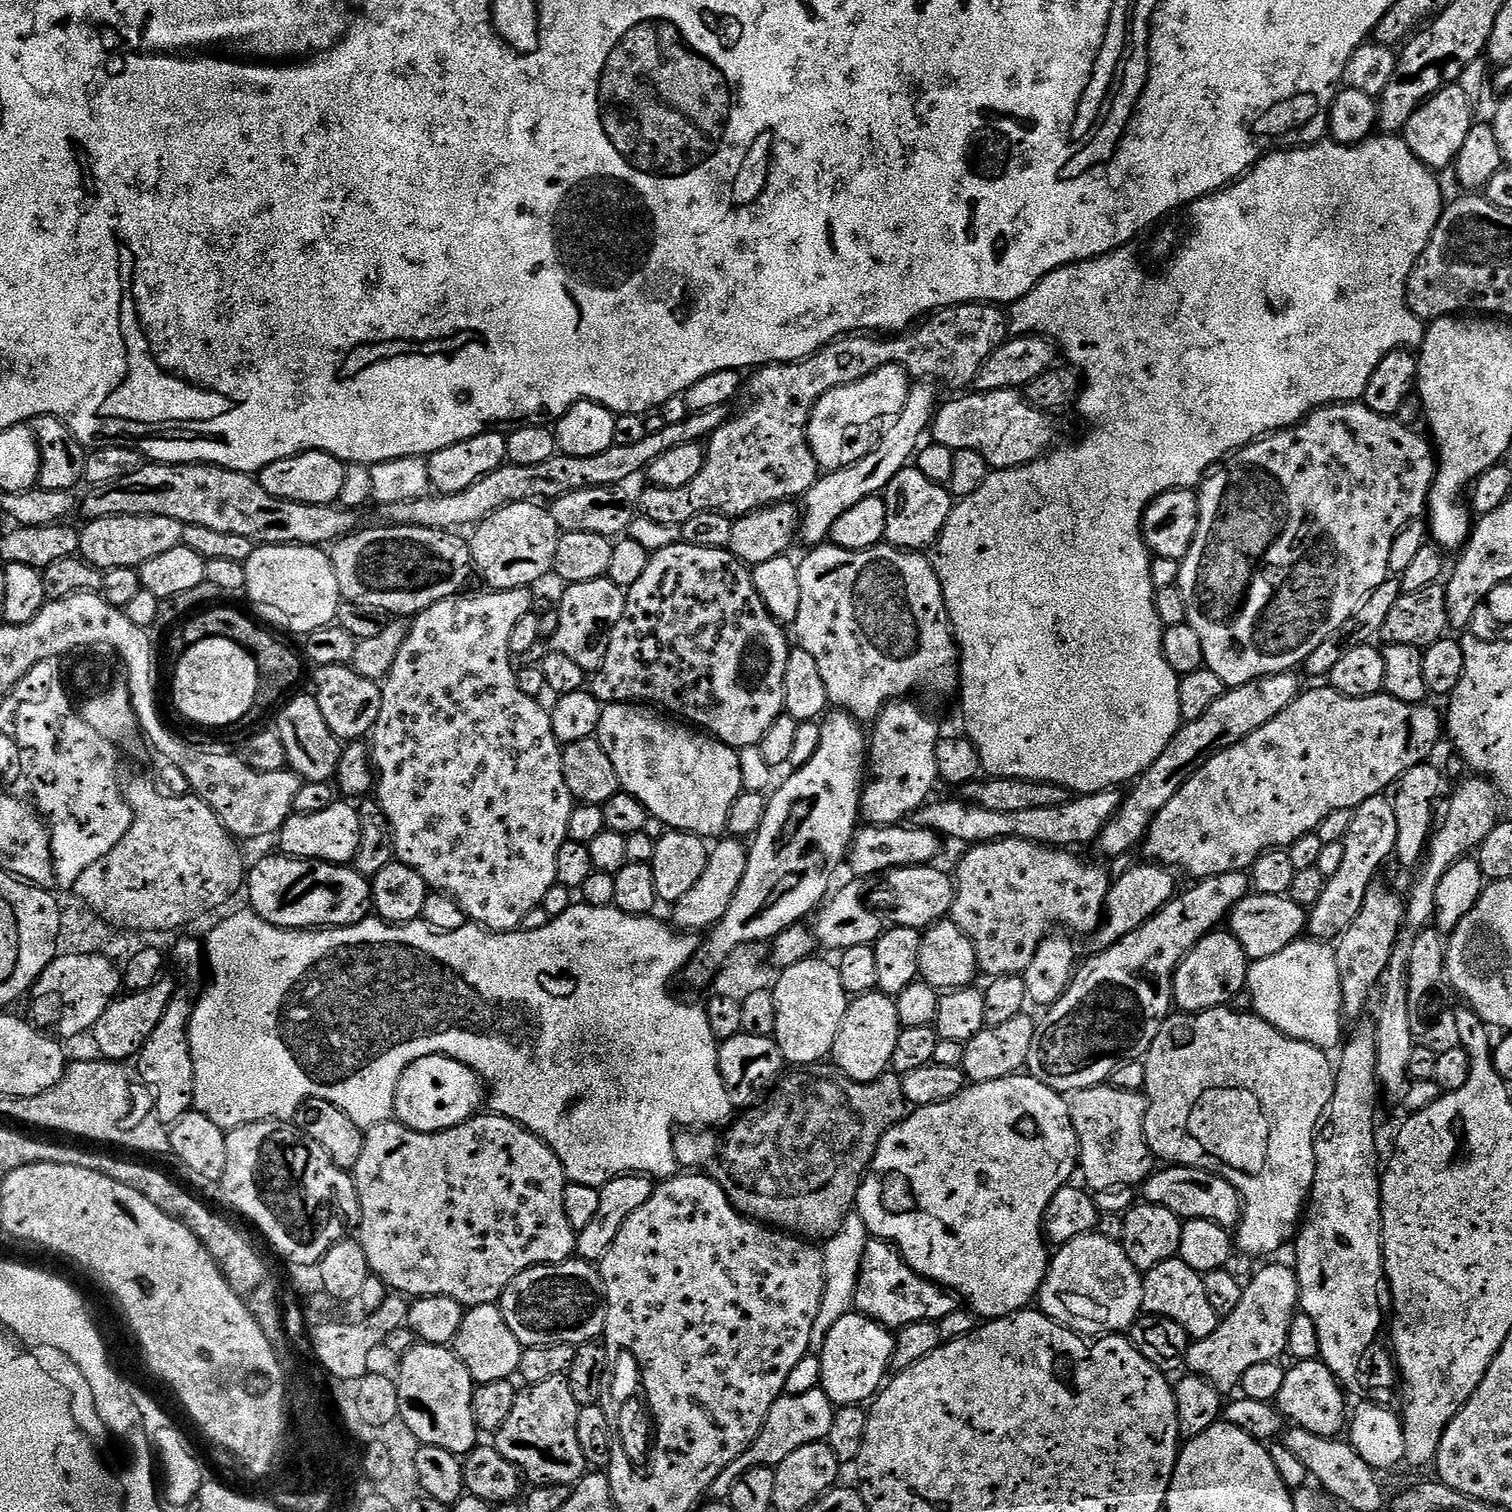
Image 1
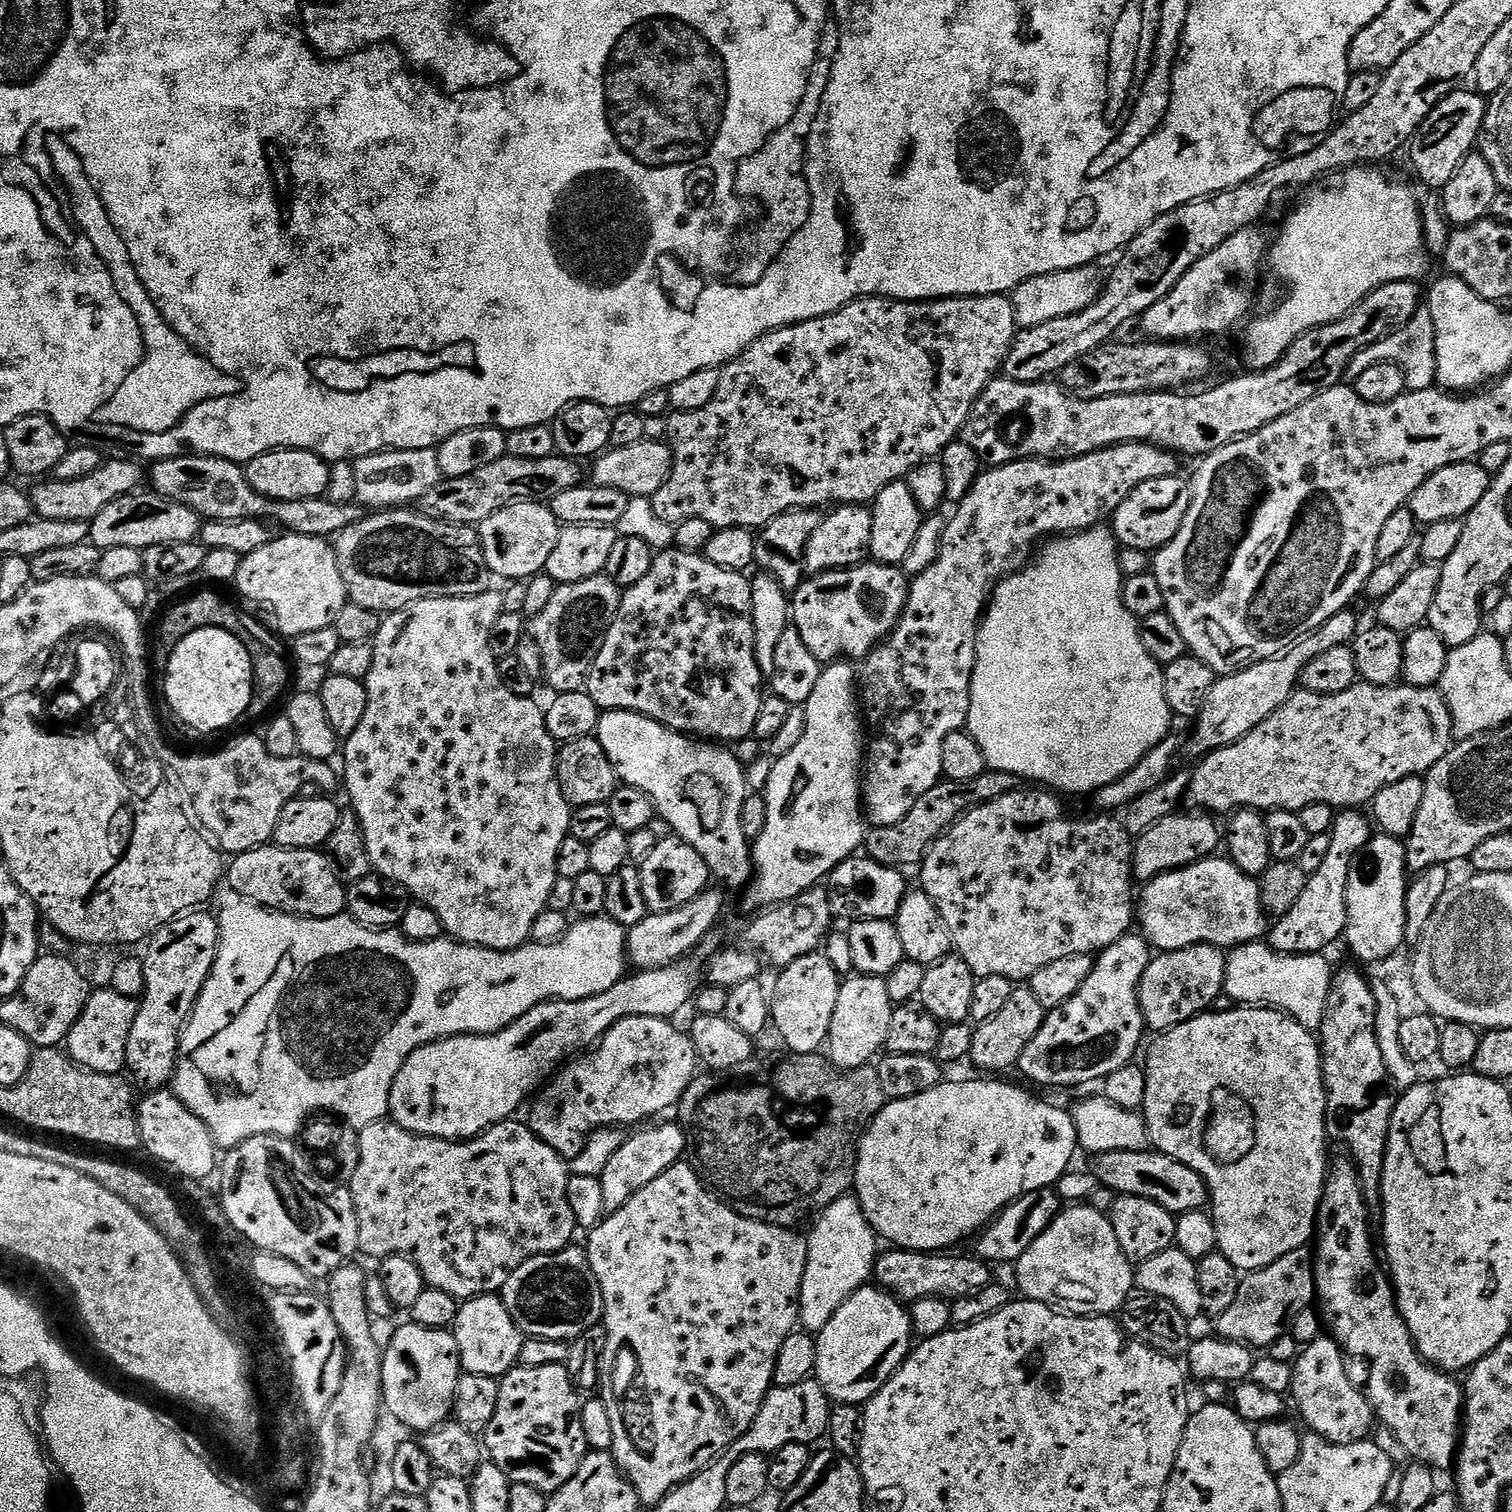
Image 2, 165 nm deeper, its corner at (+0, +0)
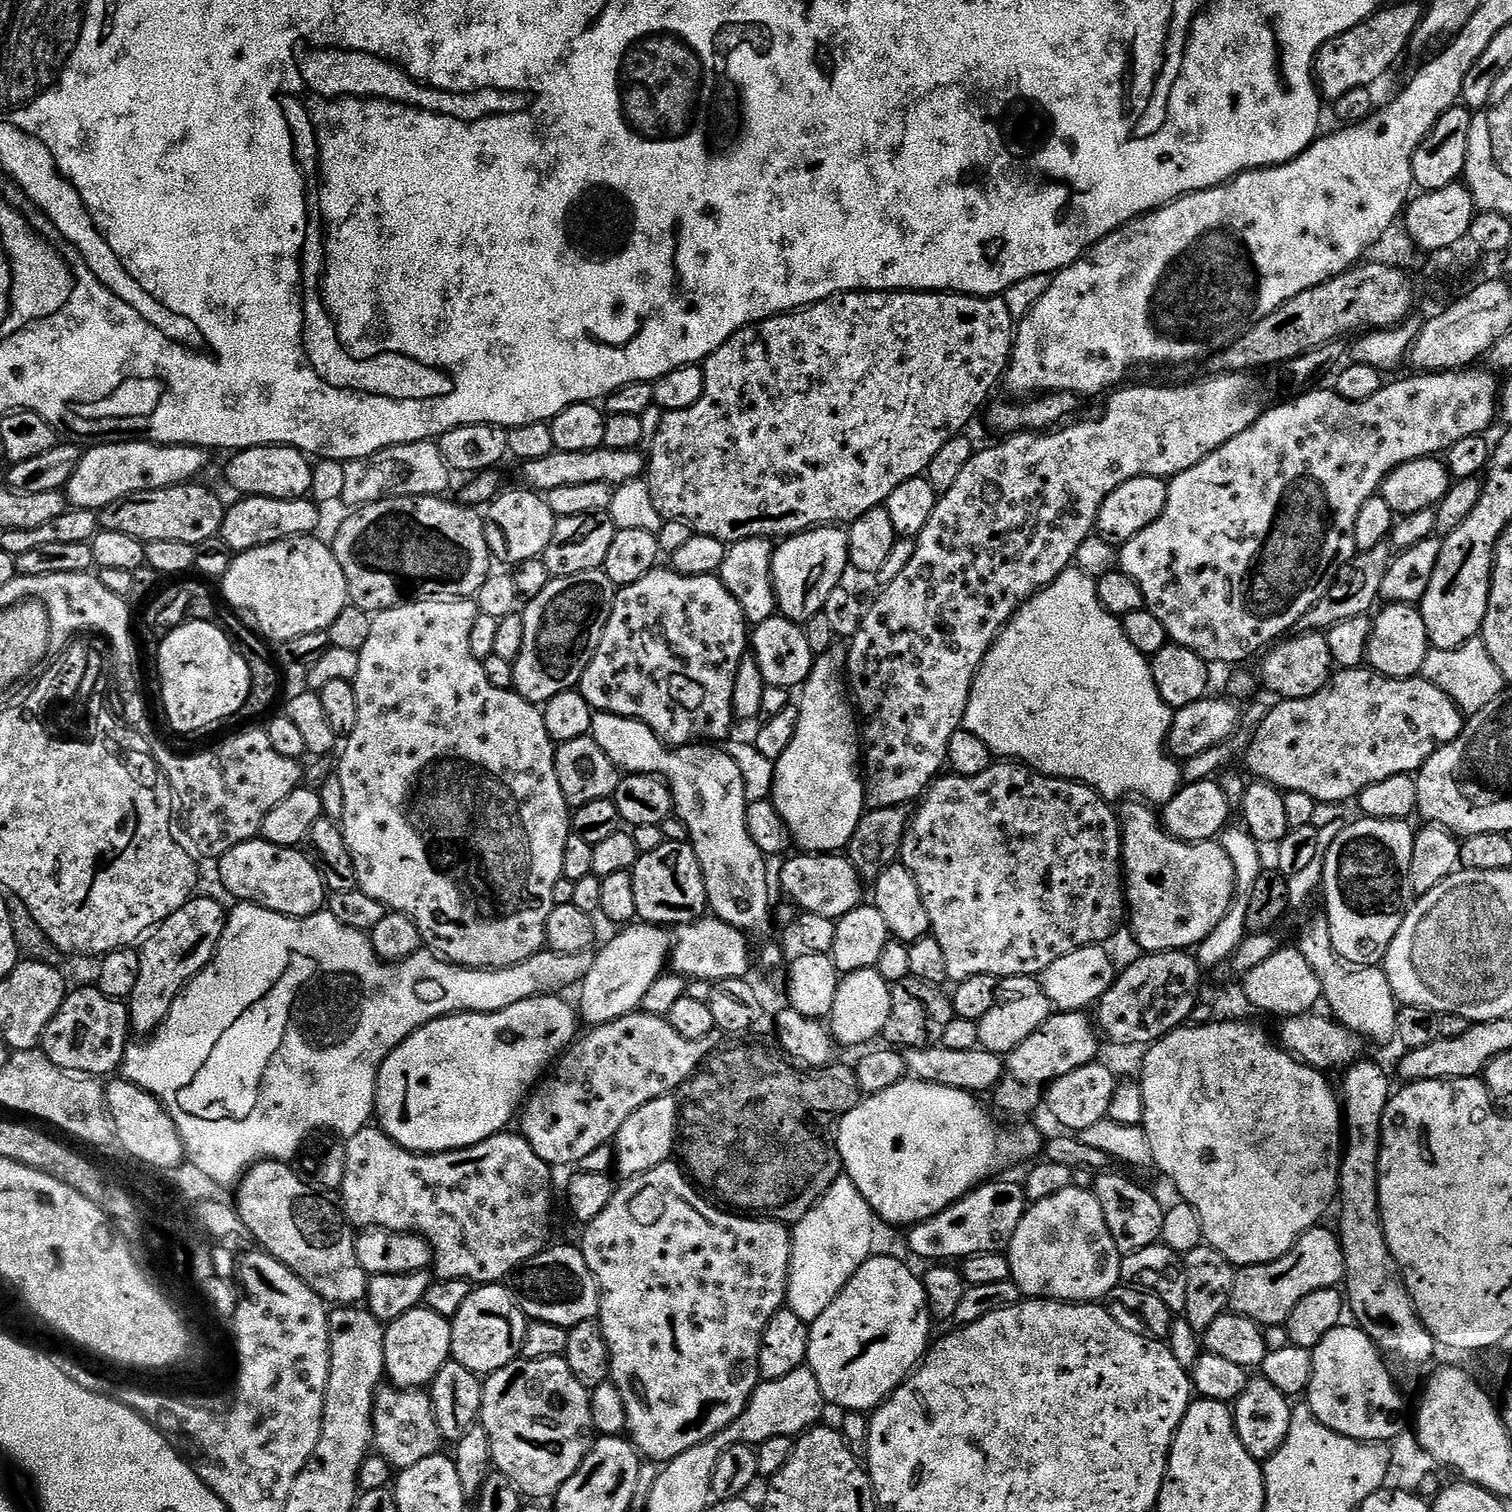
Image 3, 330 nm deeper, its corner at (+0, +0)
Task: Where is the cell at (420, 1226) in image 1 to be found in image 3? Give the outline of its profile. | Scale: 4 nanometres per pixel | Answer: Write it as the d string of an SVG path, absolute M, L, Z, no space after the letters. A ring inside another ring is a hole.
M369 1126L358 1130L358 1134L347 1137L344 1144L346 1152L345 1178L342 1182L338 1196L344 1199L342 1211L345 1220L356 1230L383 1230L385 1232L411 1232L423 1236L425 1242L432 1247L432 1263L435 1275L442 1280L471 1280L473 1285L499 1284L507 1281L512 1273L530 1258L534 1258L545 1248L549 1247L548 1235L552 1232L552 1174L549 1164L534 1152L533 1146L523 1134L512 1133L505 1130L478 1142L469 1148L455 1148L453 1152L411 1152L395 1144L384 1129L379 1126Z

